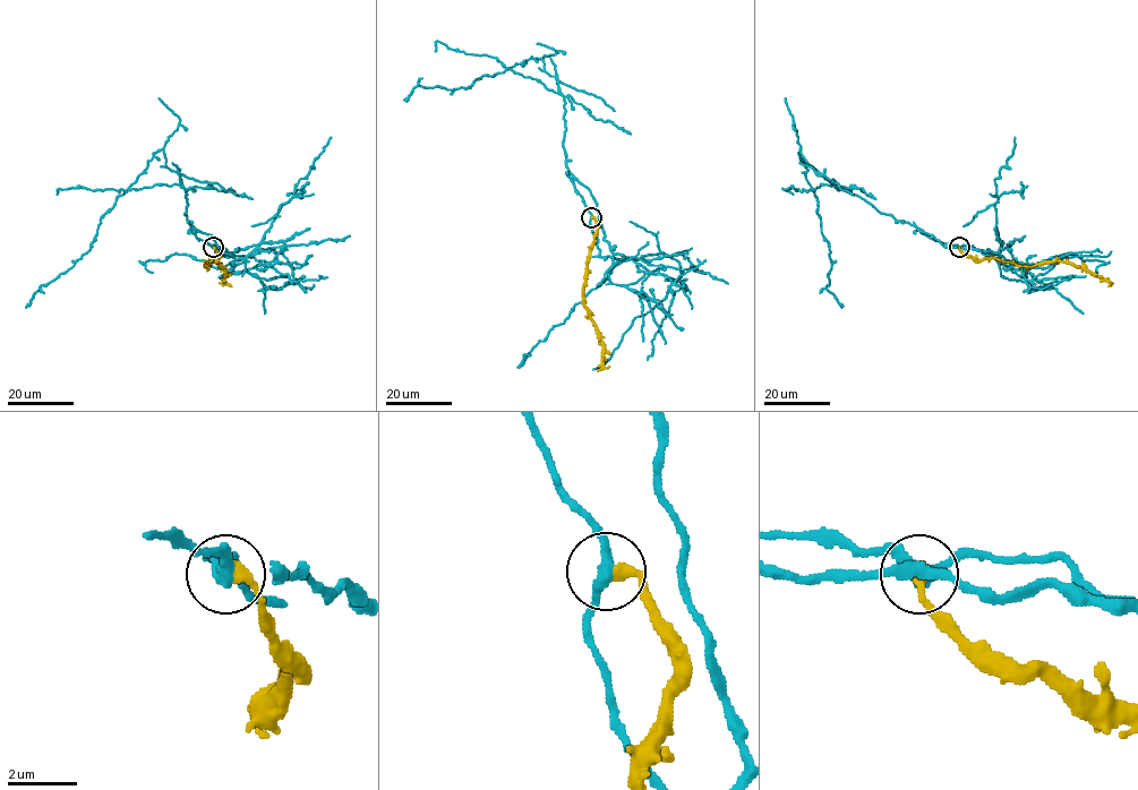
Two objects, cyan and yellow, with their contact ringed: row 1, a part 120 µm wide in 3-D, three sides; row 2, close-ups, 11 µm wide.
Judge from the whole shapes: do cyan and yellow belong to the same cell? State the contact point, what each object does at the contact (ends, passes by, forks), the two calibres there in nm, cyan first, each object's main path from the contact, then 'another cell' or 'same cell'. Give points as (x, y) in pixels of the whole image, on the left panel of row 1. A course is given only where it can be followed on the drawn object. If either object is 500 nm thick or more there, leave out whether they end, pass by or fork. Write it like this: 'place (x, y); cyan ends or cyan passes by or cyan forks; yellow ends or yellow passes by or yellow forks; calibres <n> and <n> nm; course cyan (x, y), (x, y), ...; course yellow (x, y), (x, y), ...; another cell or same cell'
place (213, 247); cyan passes by; yellow ends; calibres 320 and 400 nm; course cyan (213, 247), (188, 222), (187, 190), (179, 185), (128, 189), (101, 220), (91, 248), (40, 286), (25, 308); course yellow (213, 247), (220, 256), (205, 265), (215, 262), (224, 271), (224, 281), (231, 286); another cell

